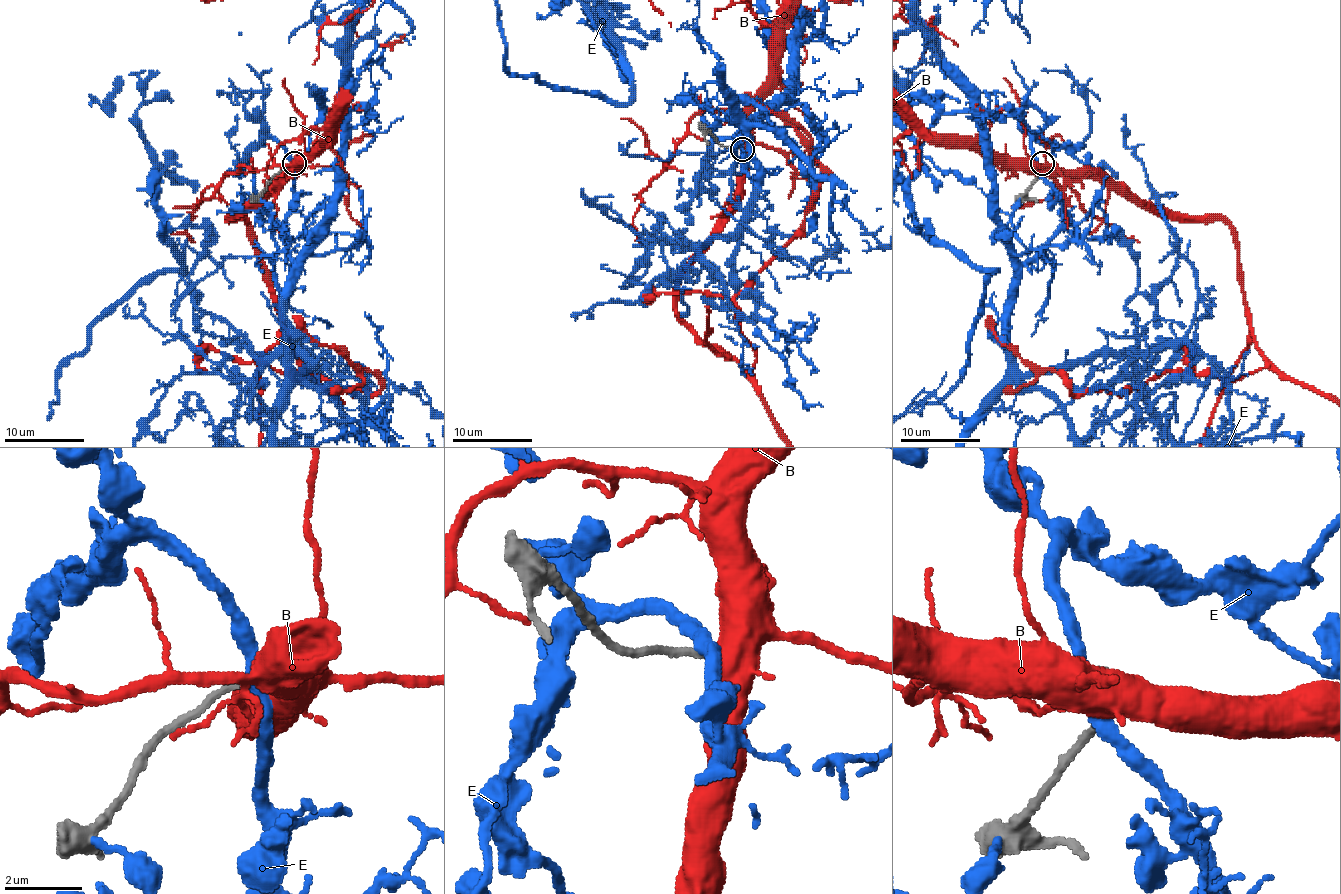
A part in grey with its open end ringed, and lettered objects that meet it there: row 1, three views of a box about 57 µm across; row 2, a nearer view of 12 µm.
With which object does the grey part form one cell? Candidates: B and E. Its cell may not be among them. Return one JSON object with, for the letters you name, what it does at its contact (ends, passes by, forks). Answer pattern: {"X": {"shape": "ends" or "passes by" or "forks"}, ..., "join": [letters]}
{"join": []}

